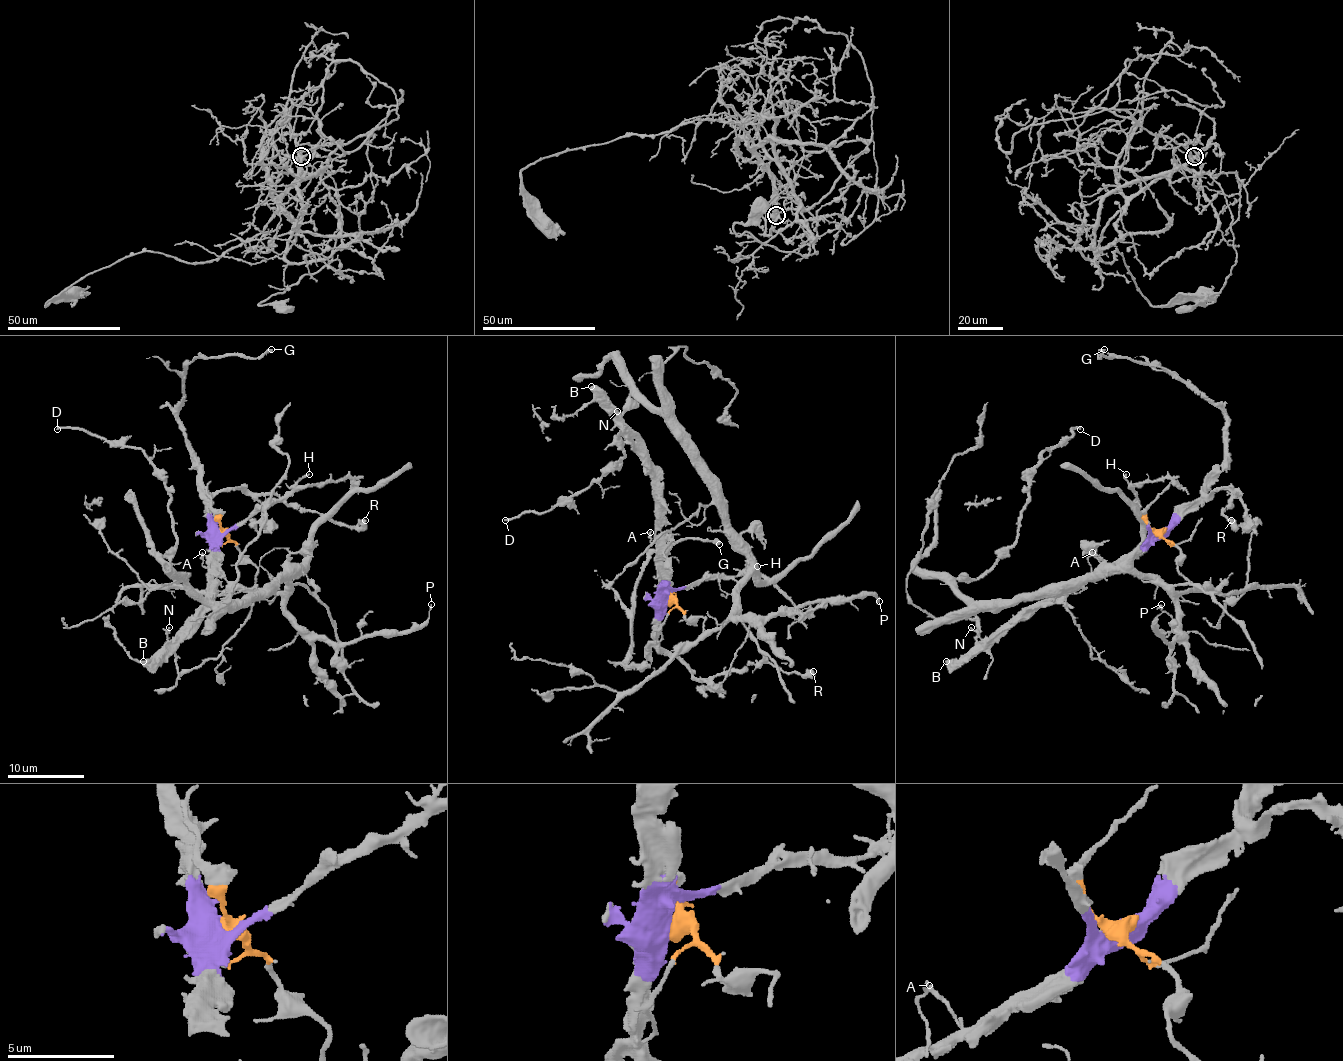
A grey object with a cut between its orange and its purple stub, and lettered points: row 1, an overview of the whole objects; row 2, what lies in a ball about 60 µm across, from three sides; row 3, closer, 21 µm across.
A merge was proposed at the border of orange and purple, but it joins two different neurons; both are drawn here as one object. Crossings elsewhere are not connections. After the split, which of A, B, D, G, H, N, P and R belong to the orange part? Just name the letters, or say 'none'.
D, P

